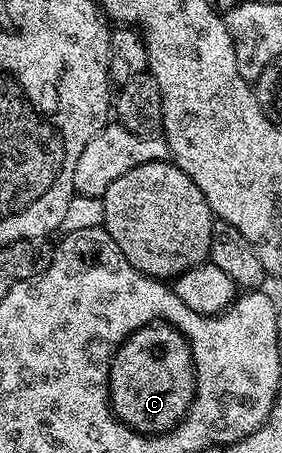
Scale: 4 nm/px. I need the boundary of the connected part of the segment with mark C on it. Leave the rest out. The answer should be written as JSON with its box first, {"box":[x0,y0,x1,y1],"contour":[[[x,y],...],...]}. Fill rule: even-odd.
{"box":[108,322,196,434],"contour":[[[163,322],[147,324],[134,330],[134,334],[120,343],[108,371],[108,402],[112,405],[113,414],[127,428],[145,434],[170,432],[184,419],[195,397],[196,368],[192,365],[192,351],[188,340],[177,328]]]}

